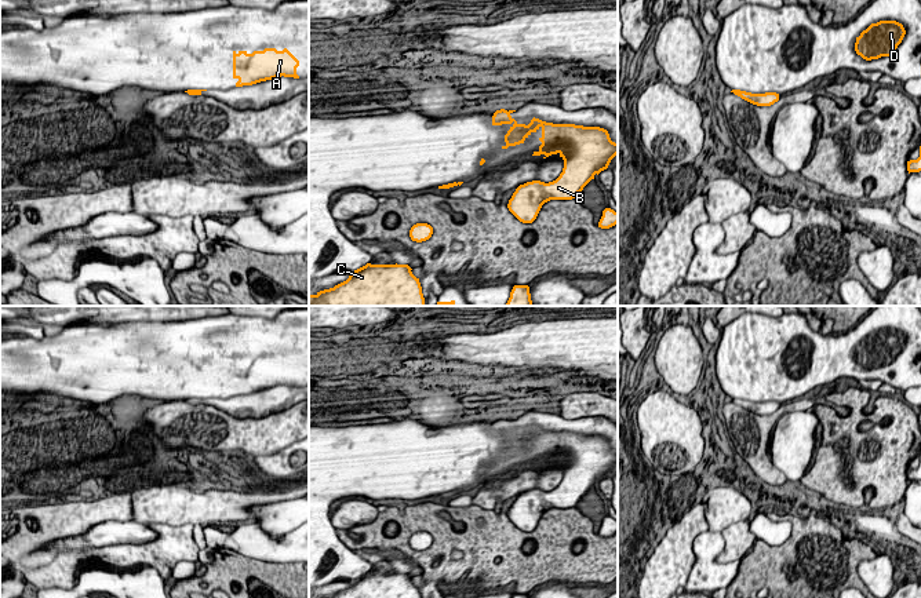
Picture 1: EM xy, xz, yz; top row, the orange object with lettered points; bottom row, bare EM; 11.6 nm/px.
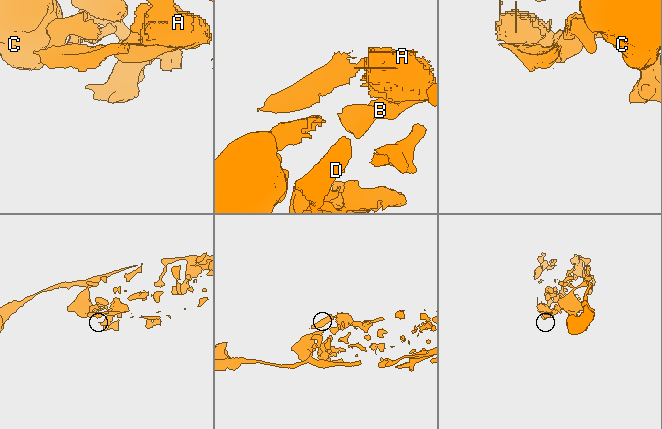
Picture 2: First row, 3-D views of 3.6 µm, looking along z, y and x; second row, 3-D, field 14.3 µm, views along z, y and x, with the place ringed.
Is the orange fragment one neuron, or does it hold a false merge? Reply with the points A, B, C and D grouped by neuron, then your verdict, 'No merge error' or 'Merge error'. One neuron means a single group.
Groups: A B / C D. Merge error

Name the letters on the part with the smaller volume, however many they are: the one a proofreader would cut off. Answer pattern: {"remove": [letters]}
{"remove": ["A", "B"]}

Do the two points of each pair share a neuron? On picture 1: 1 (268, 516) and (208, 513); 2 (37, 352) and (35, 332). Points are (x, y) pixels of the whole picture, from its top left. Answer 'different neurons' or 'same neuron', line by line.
1: different neurons
2: different neurons

